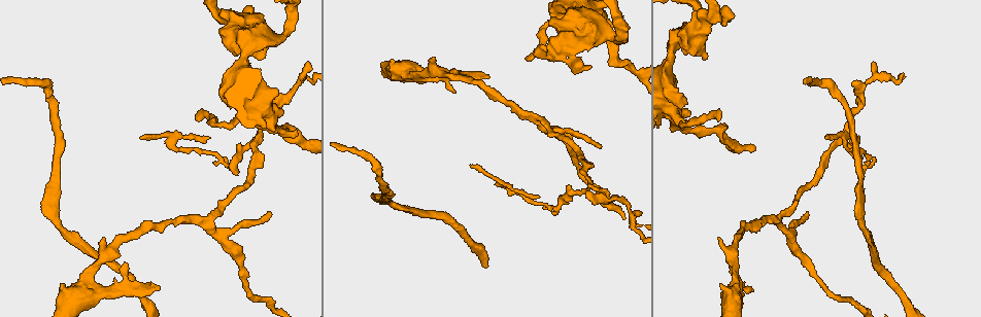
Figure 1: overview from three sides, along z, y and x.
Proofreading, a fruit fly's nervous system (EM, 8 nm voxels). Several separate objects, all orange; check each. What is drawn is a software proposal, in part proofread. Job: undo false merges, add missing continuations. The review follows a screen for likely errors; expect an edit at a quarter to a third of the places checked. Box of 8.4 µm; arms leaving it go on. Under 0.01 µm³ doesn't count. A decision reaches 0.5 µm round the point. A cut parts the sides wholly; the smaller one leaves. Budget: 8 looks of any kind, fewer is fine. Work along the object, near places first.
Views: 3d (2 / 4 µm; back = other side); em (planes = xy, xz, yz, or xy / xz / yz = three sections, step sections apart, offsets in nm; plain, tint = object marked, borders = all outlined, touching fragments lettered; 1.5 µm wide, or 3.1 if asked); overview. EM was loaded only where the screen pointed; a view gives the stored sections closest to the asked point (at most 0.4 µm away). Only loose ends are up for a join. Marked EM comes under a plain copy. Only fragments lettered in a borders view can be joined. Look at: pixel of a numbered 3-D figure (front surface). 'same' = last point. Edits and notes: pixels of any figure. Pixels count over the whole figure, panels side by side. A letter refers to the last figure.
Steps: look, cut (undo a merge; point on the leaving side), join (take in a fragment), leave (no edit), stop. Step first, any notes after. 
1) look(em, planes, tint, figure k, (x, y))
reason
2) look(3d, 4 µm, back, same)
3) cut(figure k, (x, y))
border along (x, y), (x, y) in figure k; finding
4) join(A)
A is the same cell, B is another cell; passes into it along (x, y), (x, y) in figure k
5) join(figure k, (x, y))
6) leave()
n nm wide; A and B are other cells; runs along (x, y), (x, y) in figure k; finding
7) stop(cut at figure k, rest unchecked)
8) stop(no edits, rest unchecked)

look(3d, 4 µm, figure 1, (861, 104))

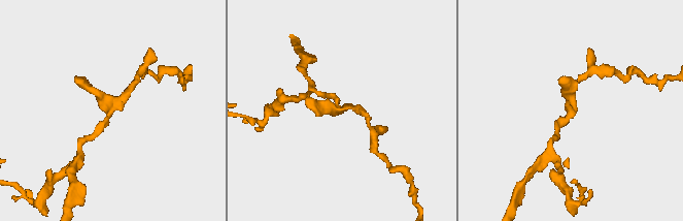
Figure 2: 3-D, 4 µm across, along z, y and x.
look(em, xy, step 8, borders, figure 2, (570, 111))
need the tissue

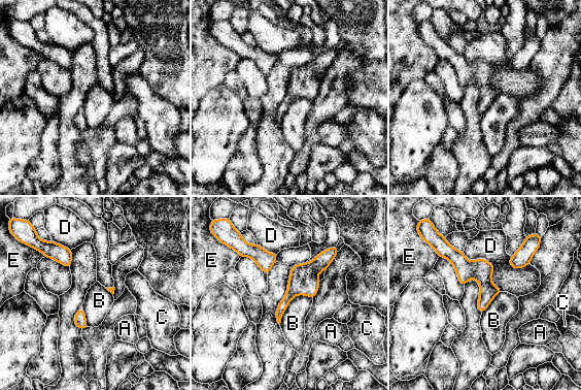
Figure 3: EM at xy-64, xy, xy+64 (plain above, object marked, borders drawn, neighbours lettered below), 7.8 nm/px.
leave()
A, B, C, D and E are other cells; runs along (332, 251), (293, 290), (278, 317) in figure 3; one neuron here

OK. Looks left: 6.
look(em, yz, step 8, tint, figure 1, (535, 118))
four arms meet

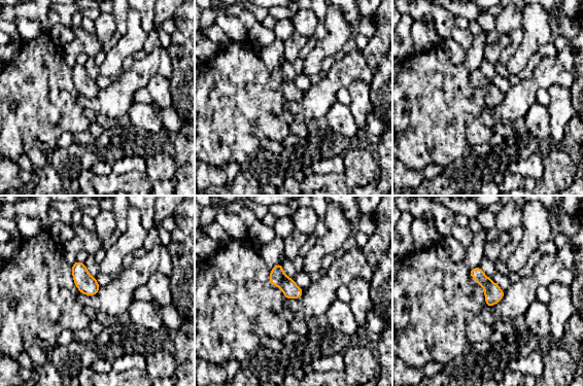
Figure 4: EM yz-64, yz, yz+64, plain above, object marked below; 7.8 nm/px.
look(em, yz, step 8, borders, same)
what lies round it

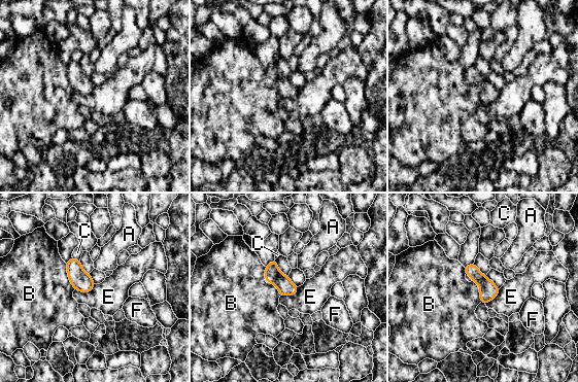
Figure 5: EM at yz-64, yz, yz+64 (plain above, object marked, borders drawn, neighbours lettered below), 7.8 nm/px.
leave()
B touches over 220 nm; A, B, C, E and F are other cells; border along (66, 264), (69, 281), (75, 288) in figure 5; one neuron here

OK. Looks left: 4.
look(3d, 2 µm, figure 1, (455, 70))
branch stops here

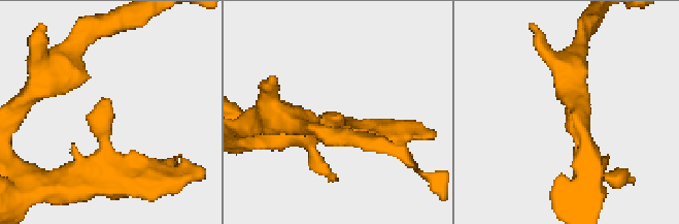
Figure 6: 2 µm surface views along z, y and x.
look(em, planes, borders, figure 6, (337, 114))

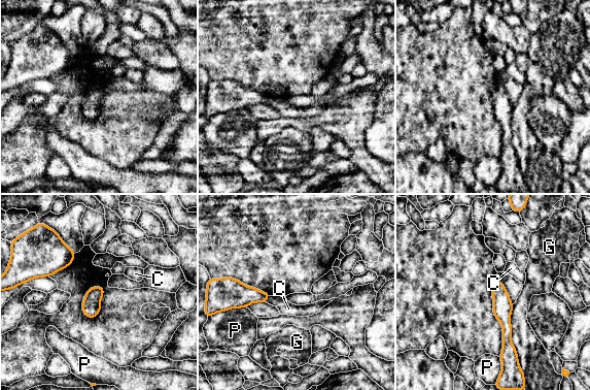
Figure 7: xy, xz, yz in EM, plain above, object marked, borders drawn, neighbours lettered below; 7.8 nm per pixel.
leave()
140 nm wide; C, G and P are other cells; runs along (498, 284), (507, 328), (506, 354) in figure 7; no lettered fragment goes on from it

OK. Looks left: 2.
stop(no edits, rest unchecked)

